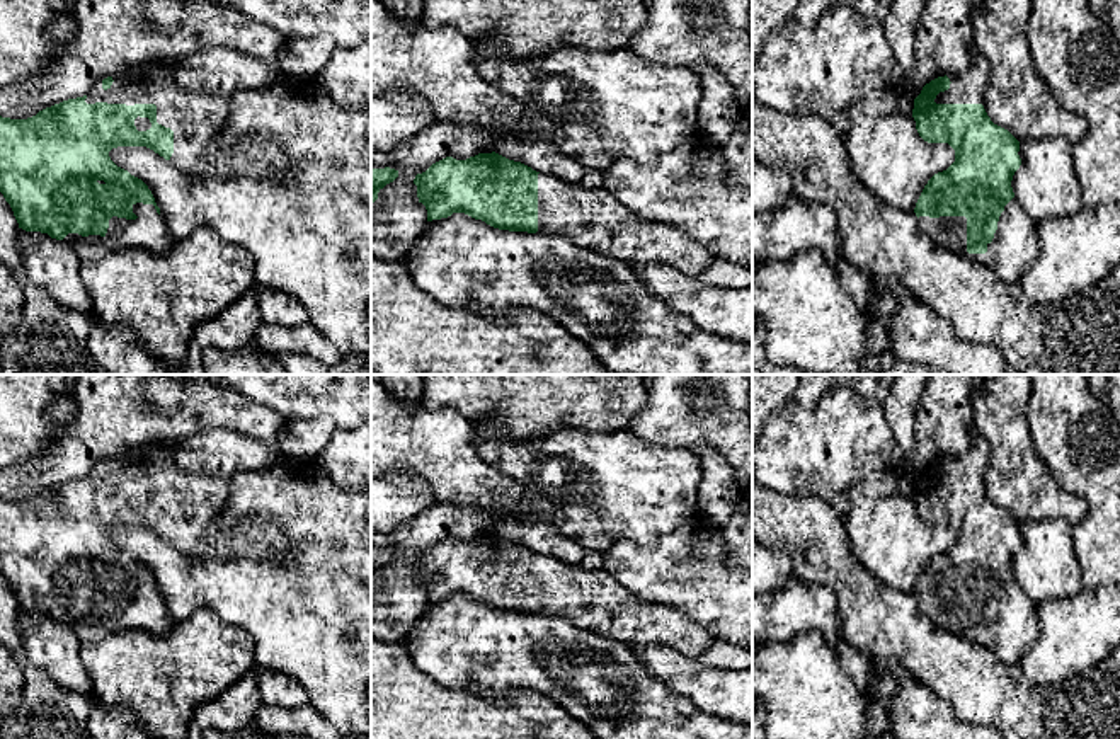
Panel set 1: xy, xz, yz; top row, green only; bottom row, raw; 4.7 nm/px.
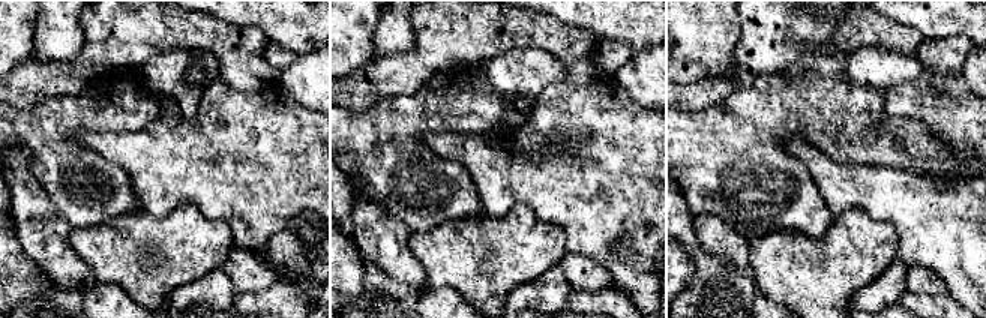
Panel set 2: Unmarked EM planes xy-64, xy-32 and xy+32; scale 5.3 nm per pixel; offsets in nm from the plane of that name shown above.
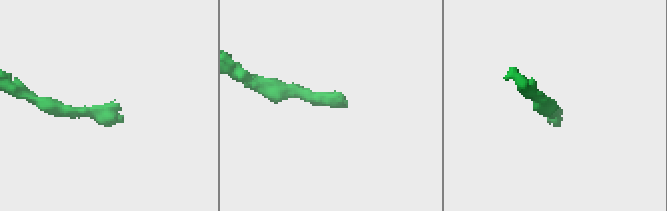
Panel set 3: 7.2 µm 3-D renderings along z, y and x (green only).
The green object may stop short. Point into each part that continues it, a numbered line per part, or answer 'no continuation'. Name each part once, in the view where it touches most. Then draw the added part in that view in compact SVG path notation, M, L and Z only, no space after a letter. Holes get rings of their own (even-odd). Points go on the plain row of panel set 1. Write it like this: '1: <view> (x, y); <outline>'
1: yz (1015, 627); M1013 579L999 598L997 611L986 635L967 633L965 598L919 598L919 611L936 627L958 635L980 647L991 649L996 657L1008 664L1020 664L1040 633L1038 604Z

